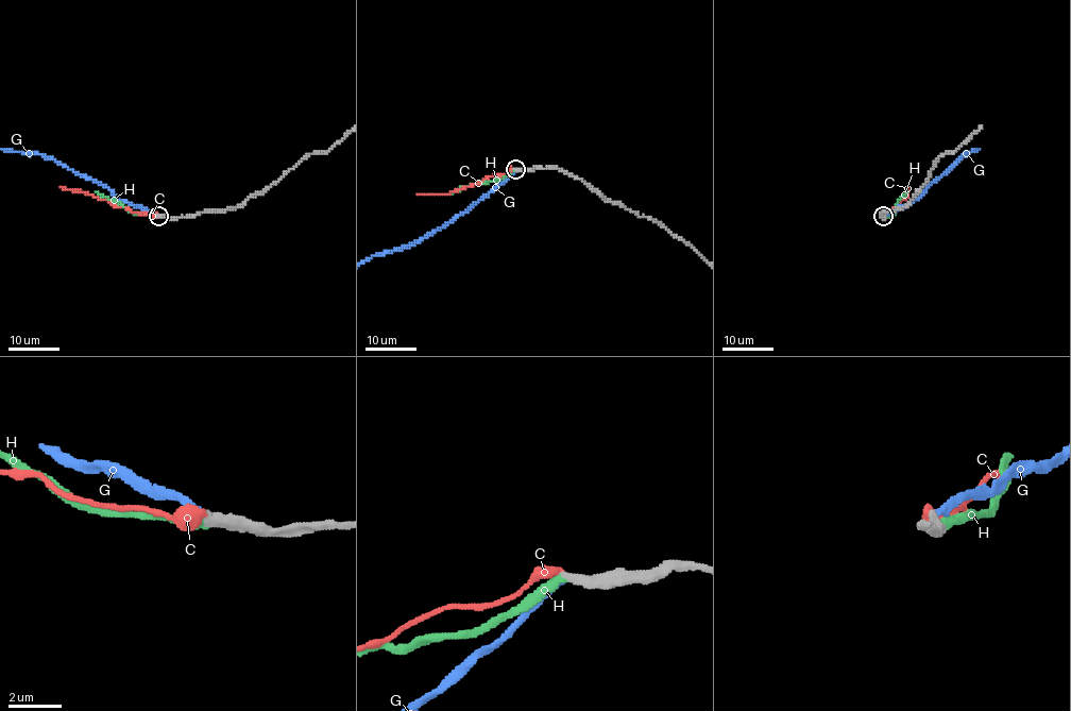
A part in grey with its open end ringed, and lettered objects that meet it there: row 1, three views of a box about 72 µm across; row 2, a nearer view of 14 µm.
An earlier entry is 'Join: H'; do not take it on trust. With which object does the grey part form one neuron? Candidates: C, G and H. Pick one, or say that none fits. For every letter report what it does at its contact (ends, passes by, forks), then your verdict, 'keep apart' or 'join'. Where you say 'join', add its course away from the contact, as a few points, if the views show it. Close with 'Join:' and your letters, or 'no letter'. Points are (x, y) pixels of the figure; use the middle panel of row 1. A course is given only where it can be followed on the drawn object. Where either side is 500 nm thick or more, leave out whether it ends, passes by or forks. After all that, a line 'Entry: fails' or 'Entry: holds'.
C: it ends | keep apart
G: it ends | keep apart
H: it ends | join | via (515, 169), (497, 180), (459, 187), (452, 193)
Join: H
Entry: holds

